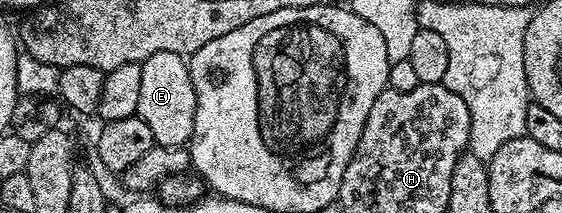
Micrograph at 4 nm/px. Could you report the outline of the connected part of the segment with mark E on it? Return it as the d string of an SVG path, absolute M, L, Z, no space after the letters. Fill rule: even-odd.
M151 53L141 64L143 77L139 88L137 118L147 121L151 137L156 145L183 147L189 142L195 129L195 85L191 85L191 73L186 56L179 53Z

